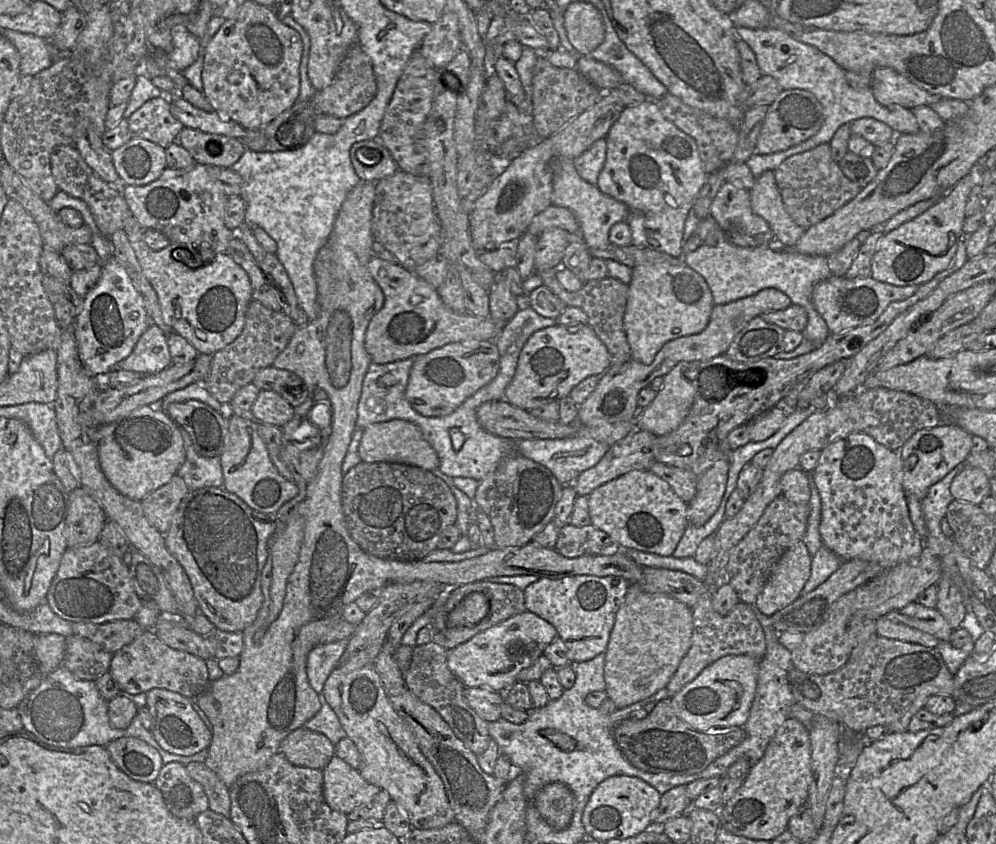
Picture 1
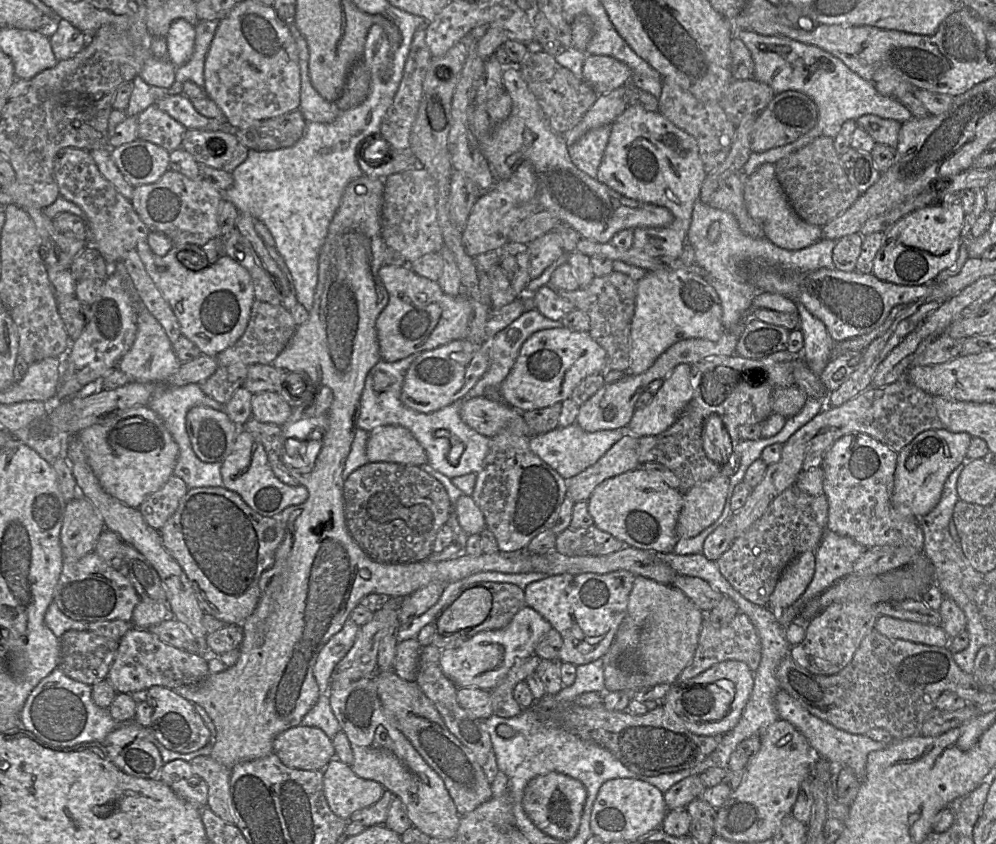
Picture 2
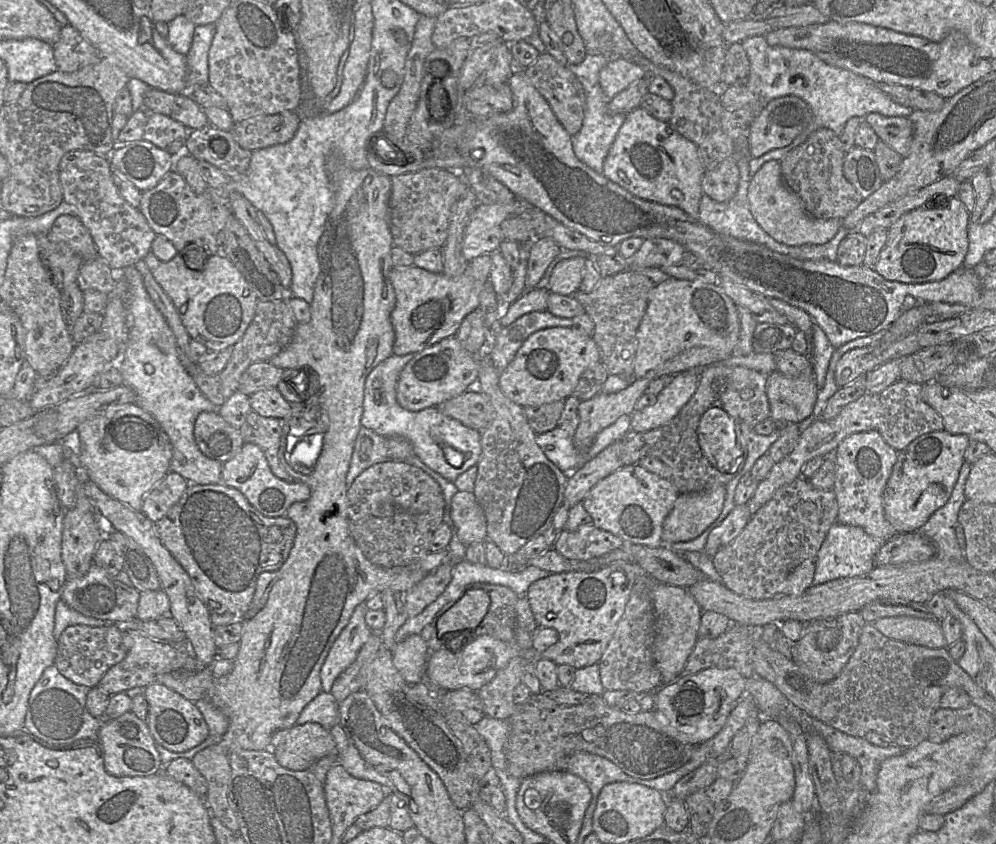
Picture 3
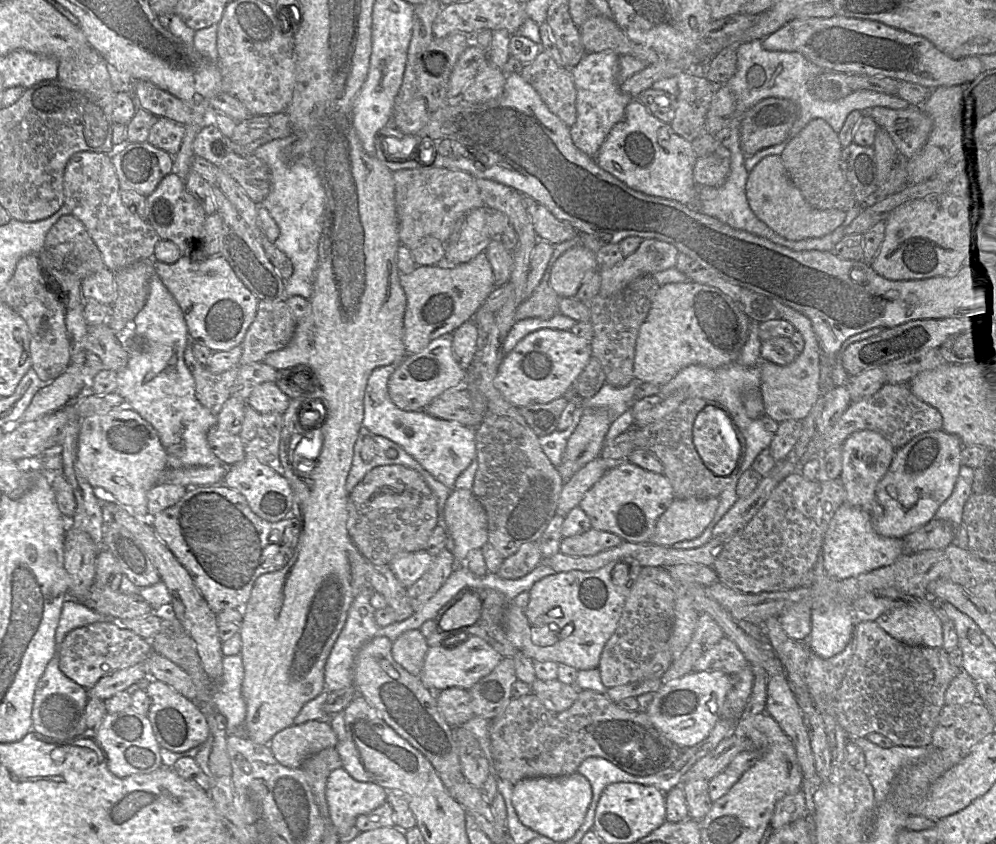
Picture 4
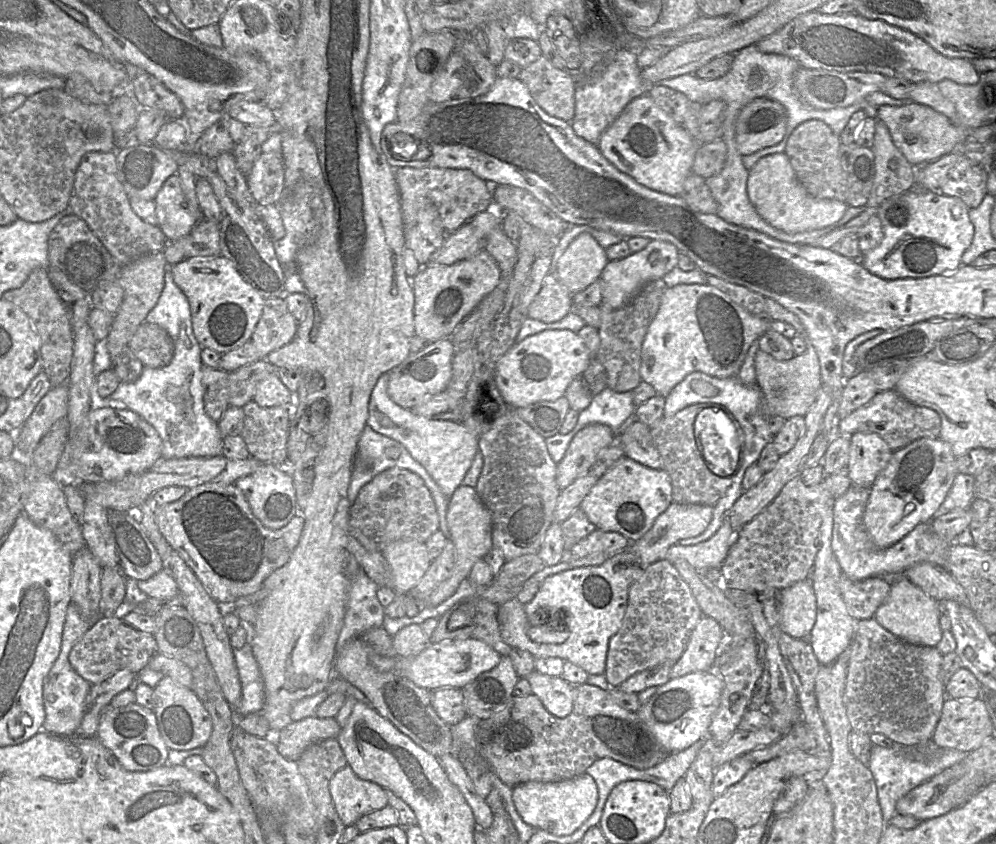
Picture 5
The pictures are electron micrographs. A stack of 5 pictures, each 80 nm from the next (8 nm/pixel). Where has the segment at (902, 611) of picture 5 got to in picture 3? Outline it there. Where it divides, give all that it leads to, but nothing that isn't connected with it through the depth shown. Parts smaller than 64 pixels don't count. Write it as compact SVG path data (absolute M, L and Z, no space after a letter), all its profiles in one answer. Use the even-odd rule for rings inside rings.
M912 616L880 618L875 627L886 637L928 648L947 647L940 622L936 619L921 619Z

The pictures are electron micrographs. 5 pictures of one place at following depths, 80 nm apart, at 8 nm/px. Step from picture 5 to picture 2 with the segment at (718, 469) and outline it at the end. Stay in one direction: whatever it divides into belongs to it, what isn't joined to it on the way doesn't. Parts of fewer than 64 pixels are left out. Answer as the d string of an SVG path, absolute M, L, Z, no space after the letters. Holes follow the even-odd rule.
M718 414L709 415L704 421L702 445L706 456L713 462L724 465L733 453L730 435Z

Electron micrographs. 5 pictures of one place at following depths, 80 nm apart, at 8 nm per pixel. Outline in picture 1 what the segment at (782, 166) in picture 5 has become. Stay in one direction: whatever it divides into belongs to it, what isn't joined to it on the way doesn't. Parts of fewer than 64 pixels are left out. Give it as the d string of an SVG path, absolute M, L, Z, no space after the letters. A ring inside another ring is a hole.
M766 170L757 177L753 187L749 190L749 195L752 211L767 221L773 231L774 240L777 240L784 246L785 249L783 250L794 250L805 229L797 225L787 213L776 184L774 172Z

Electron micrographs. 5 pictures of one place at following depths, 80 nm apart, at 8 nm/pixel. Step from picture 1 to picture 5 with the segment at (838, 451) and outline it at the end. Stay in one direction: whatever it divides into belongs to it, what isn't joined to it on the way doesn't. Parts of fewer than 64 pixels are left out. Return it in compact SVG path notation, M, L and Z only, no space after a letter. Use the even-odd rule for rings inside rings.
M855 433L850 436L847 465L851 486L870 488L886 467L892 451L875 433Z

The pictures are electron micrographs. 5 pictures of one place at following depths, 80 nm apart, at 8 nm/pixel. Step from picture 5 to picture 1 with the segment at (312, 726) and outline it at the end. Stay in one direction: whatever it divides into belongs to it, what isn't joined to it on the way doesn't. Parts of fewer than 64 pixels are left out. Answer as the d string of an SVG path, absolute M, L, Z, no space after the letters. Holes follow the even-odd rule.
M301 726L282 740L279 752L296 766L322 770L334 756L334 748L325 735Z

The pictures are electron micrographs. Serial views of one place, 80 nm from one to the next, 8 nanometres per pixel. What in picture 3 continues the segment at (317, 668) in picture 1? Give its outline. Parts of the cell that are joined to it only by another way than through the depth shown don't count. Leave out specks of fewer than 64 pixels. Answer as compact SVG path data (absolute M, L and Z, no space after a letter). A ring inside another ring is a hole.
M365 602L354 609L349 622L331 646L320 670L323 692L330 692L335 679L349 667L366 643L372 630L365 622Z

